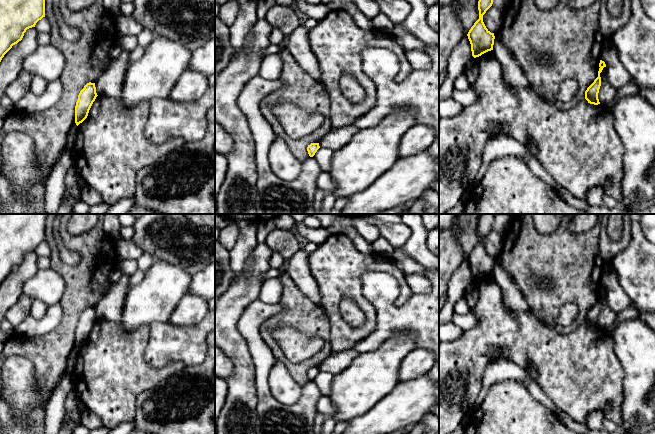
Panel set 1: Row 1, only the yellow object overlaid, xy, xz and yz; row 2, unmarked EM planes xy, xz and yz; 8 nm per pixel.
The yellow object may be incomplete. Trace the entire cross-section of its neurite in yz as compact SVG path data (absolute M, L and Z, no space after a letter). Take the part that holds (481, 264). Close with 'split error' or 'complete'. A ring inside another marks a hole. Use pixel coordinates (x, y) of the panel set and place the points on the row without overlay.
M481 214L479 217L478 234L479 243L469 254L467 260L471 268L474 282L493 274L494 257L491 257L483 246L483 239L492 230L495 214Z; complete

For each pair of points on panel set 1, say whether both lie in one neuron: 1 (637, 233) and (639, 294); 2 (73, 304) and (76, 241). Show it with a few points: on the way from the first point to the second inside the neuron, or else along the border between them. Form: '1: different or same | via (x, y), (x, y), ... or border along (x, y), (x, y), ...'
1: same | via (639, 248), (639, 279)
2: same | via (83, 288), (86, 282), (86, 257)

